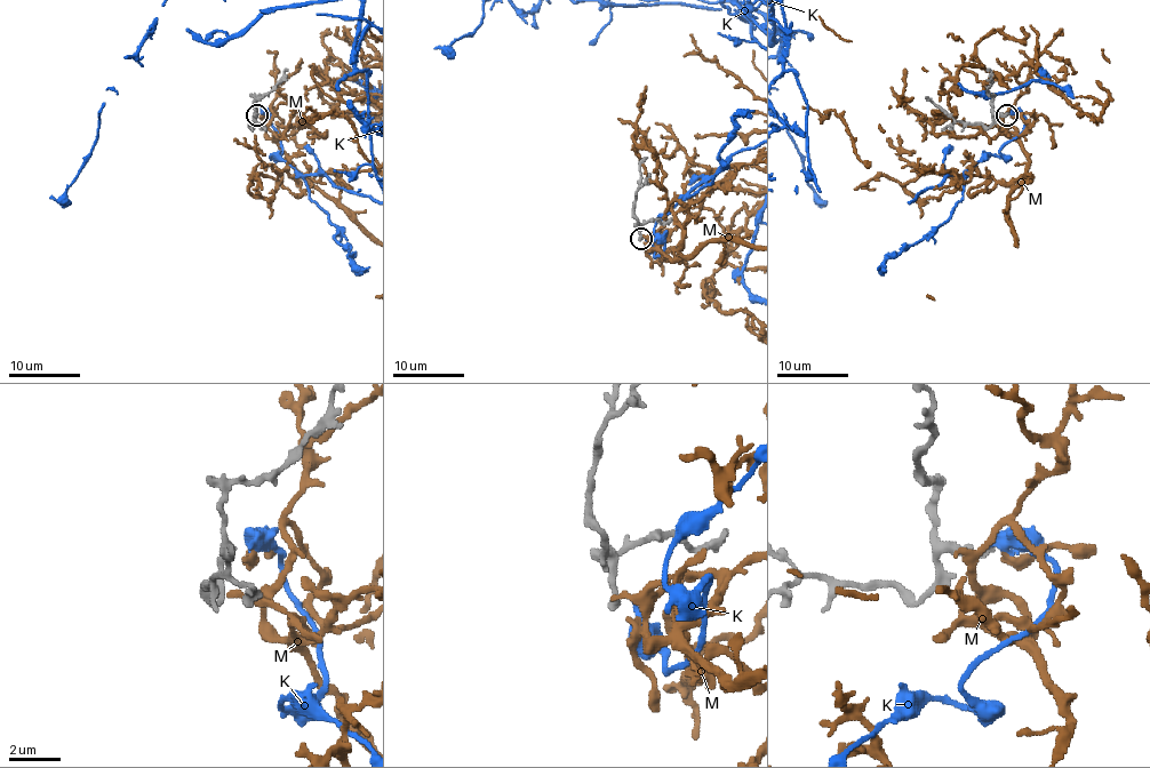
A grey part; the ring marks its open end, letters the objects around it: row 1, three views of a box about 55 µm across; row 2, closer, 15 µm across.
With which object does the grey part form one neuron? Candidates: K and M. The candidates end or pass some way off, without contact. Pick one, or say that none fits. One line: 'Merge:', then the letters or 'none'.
Merge: M

